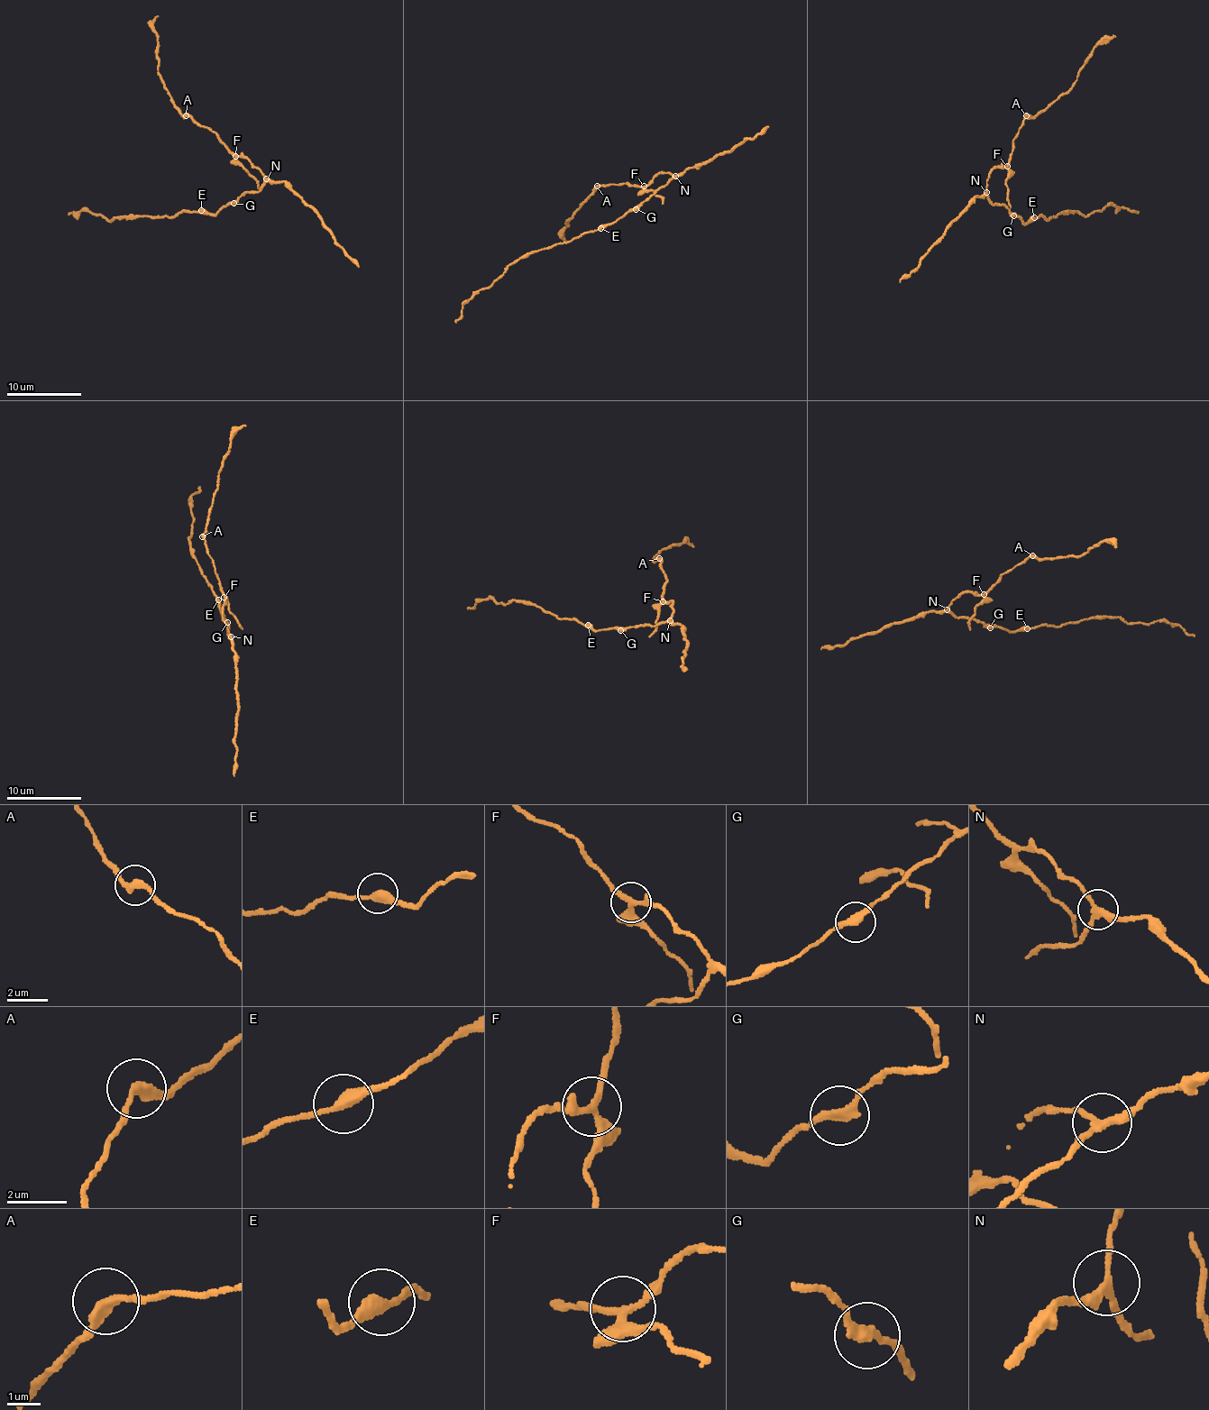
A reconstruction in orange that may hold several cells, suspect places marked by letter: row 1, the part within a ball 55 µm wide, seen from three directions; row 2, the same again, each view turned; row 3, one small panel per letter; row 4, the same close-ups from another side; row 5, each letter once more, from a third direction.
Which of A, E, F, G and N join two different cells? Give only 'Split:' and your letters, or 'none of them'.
Split: F

